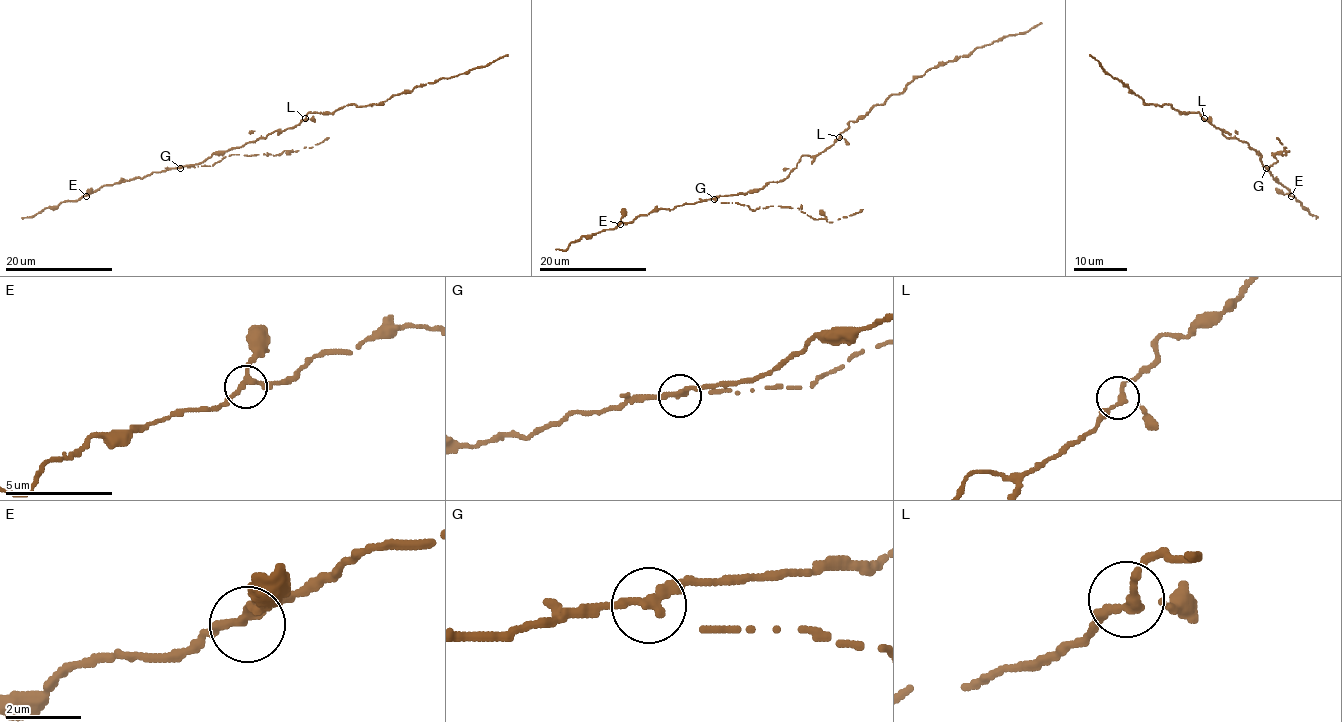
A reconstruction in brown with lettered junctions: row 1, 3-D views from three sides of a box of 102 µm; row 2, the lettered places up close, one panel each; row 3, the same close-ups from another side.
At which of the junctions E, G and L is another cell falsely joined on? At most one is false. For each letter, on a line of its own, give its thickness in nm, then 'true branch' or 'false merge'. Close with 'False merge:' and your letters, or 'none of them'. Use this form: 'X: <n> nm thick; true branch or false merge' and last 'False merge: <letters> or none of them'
E: 200 nm thick; true branch
G: 220 nm thick; false merge
L: 200 nm thick; true branch
False merge: G

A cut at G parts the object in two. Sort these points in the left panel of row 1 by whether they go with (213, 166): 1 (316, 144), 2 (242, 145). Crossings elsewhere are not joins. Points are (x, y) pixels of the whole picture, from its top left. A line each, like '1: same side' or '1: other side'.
1: same side
2: other side

